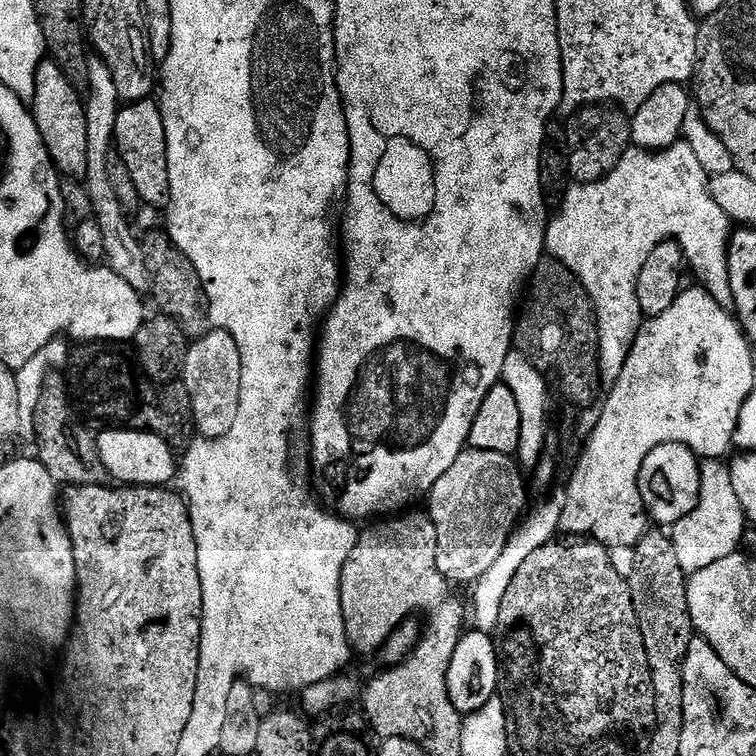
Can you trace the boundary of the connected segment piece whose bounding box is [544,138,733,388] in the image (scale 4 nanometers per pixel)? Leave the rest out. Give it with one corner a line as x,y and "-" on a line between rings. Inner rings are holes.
681,138
669,148
645,150
629,147
622,154
618,166
600,180
576,182
565,191
560,204
560,216
547,221
544,230
544,246
551,259
562,262
572,271
590,294
599,324
599,362
601,383
611,387
618,380
626,358
636,341
642,323
638,300
638,278
646,258
665,240
674,240
684,252
687,267
697,276
699,283
719,304
733,303
728,269
728,242
730,221
728,215
714,202
708,189
710,177
702,170
702,162
694,154
688,141

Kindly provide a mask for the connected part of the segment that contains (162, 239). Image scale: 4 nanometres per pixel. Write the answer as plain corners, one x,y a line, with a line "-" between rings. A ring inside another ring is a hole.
167,231
152,232
143,237
144,253
146,254
146,270
150,285
150,296
156,299
156,304
161,313
170,316
178,322
189,341
195,342
205,336
212,328
210,306
204,293
204,284
198,278
198,270
178,250
176,243
168,237

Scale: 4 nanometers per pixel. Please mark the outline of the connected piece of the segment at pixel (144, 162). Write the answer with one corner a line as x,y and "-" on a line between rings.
155,99
128,102
121,107
114,148
122,162
126,162
126,170
130,170
130,178
141,201
152,208
167,209
170,198
170,170
166,158
166,126
162,122
160,105

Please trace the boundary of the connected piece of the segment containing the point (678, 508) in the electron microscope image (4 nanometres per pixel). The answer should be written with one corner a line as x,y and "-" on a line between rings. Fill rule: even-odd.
663,444
650,450
640,471
640,501
649,517
660,523
657,525
671,526
695,513
700,497
700,466
696,453
685,444

